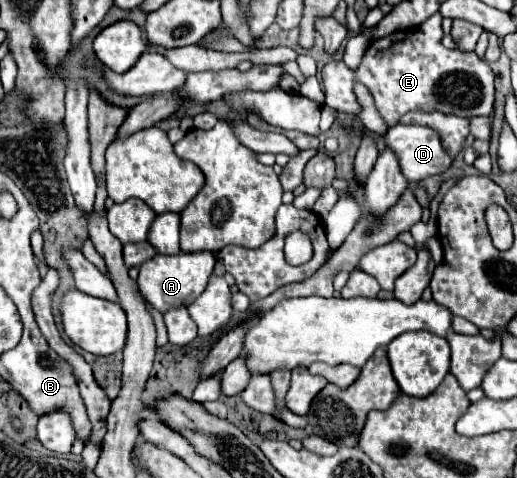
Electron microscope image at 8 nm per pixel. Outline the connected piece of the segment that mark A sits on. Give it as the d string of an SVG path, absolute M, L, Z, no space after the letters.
M208 251L200 253L178 253L178 255L156 255L148 263L140 265L140 275L138 275L138 287L142 295L152 303L154 309L158 311L168 311L170 307L186 307L192 303L208 283L208 277L212 275L214 269L214 255Z

